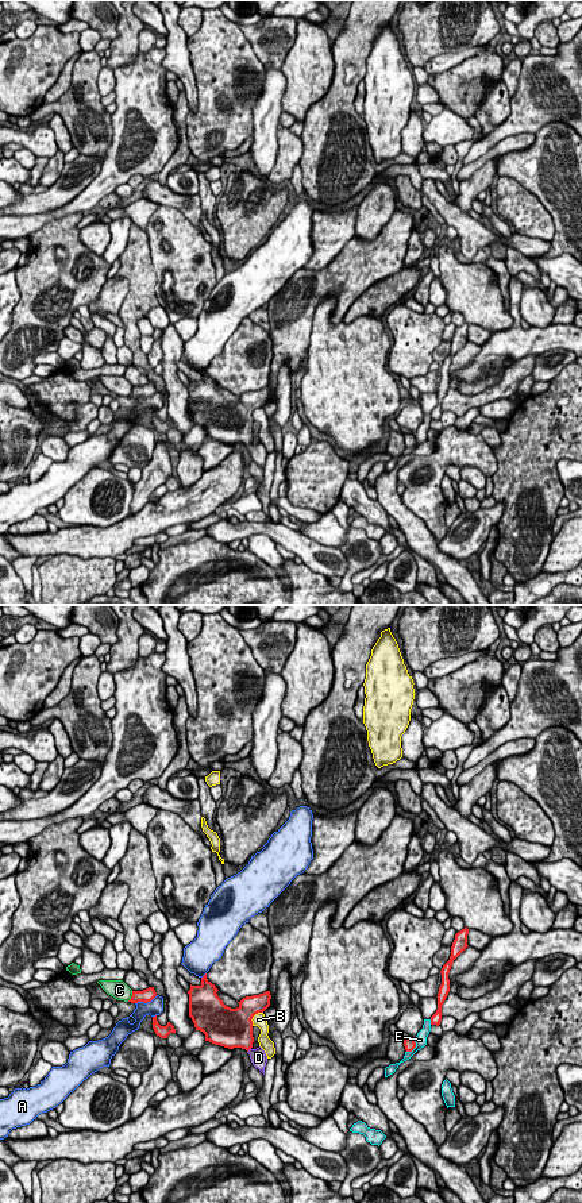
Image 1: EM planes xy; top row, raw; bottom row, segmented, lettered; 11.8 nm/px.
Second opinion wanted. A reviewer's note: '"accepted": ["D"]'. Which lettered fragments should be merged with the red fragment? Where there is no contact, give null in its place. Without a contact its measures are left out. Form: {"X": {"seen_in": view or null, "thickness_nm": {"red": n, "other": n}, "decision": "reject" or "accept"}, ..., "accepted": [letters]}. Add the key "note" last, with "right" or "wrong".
{"A": {"seen_in": "xy", "thickness_nm": {"red": 160, "other": 190}, "decision": "reject"}, "B": {"seen_in": "xy", "thickness_nm": {"red": 420, "other": 160}, "decision": "reject"}, "C": {"seen_in": "xy", "thickness_nm": {"red": 160, "other": 220}, "decision": "reject"}, "D": {"seen_in": "xy", "thickness_nm": {"red": 360, "other": 190}, "decision": "accept"}, "E": {"seen_in": "xy", "thickness_nm": {"red": 140, "other": 140}, "decision": "reject"}, "accepted": ["D"], "note": "right"}

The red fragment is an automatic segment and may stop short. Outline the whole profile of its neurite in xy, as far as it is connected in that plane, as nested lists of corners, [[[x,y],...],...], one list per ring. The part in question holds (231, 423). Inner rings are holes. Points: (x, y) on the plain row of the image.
[[[201,373],[200,381],[192,381],[189,389],[189,412],[196,425],[205,429],[205,436],[228,444],[242,443],[250,450],[251,458],[265,470],[267,451],[259,442],[253,443],[253,412],[270,401],[270,386],[243,393],[236,404],[231,404],[217,392],[219,385]]]

